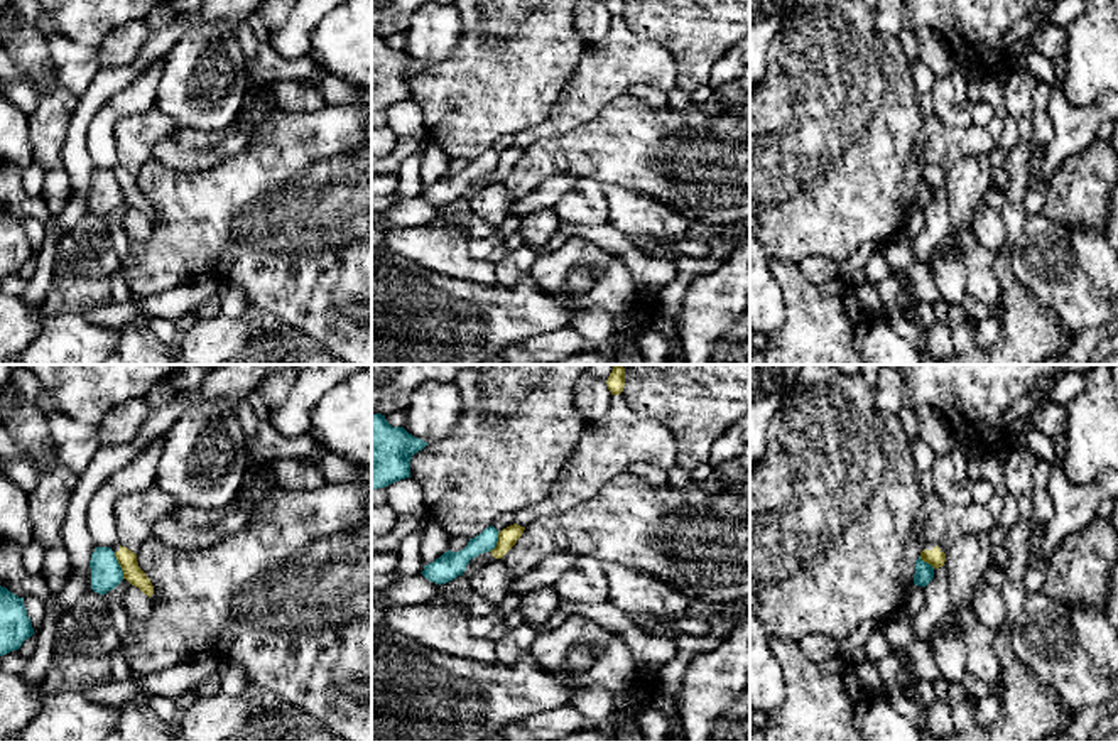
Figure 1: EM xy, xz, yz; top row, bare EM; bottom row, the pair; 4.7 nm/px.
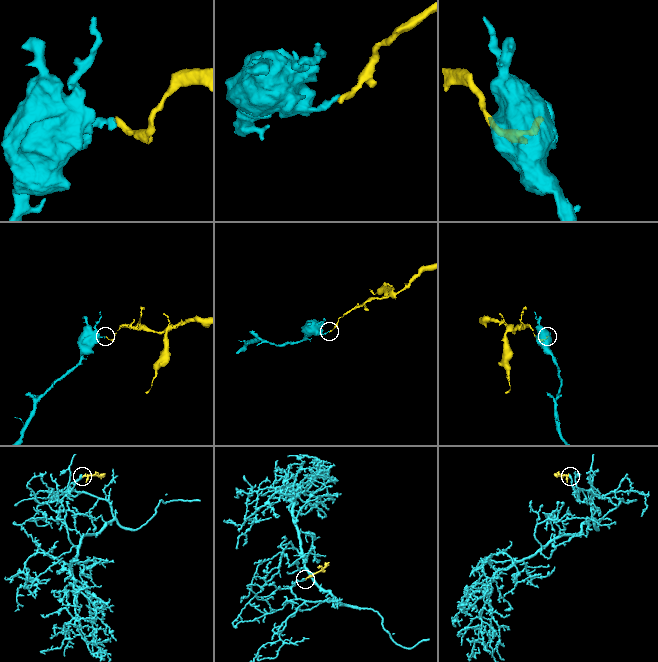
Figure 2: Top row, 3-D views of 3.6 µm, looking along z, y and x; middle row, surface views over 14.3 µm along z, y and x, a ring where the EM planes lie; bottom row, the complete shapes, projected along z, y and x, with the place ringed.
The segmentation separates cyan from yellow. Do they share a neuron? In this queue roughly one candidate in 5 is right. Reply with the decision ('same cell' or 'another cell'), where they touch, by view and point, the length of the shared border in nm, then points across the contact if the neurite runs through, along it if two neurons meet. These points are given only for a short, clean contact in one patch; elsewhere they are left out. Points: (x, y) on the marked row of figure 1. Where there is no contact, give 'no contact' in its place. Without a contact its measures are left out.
another cell; contact xy (119, 566); length 140 nm; border xy (113, 552), (124, 578)

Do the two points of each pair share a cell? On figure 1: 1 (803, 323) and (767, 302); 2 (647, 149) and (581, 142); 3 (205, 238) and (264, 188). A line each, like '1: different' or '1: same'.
1: different
2: same
3: same

